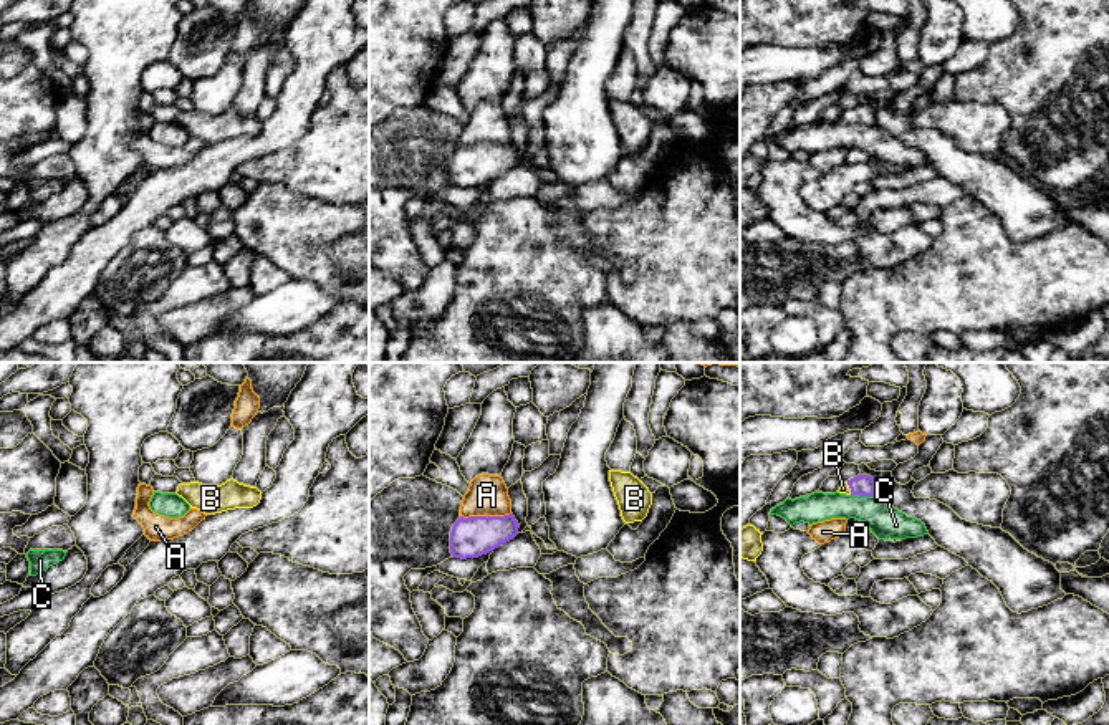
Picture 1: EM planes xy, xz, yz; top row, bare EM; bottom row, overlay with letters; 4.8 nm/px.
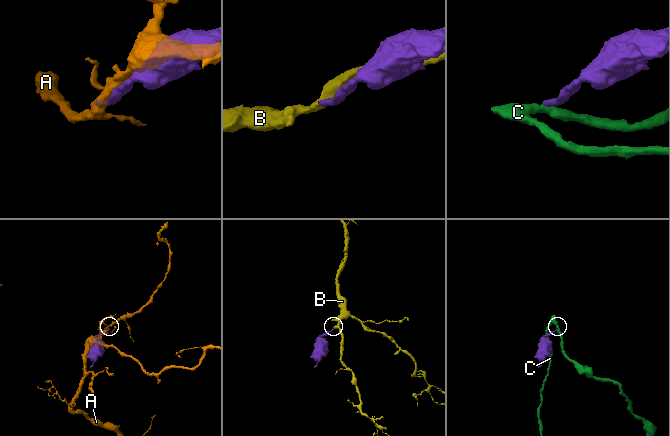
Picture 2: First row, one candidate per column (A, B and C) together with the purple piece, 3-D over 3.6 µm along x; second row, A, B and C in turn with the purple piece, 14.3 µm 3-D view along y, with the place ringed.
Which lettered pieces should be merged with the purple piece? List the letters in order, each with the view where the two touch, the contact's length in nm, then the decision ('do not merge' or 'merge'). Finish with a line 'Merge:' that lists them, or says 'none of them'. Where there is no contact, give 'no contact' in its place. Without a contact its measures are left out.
A: meets purple in xz; contact 240 nm long; do not merge
B: meets purple in yz; contact 70 nm long; merge
C: meets purple in yz; contact 120 nm long; do not merge
Merge: B

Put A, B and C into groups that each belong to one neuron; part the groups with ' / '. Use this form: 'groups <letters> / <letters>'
groups A / B / C

